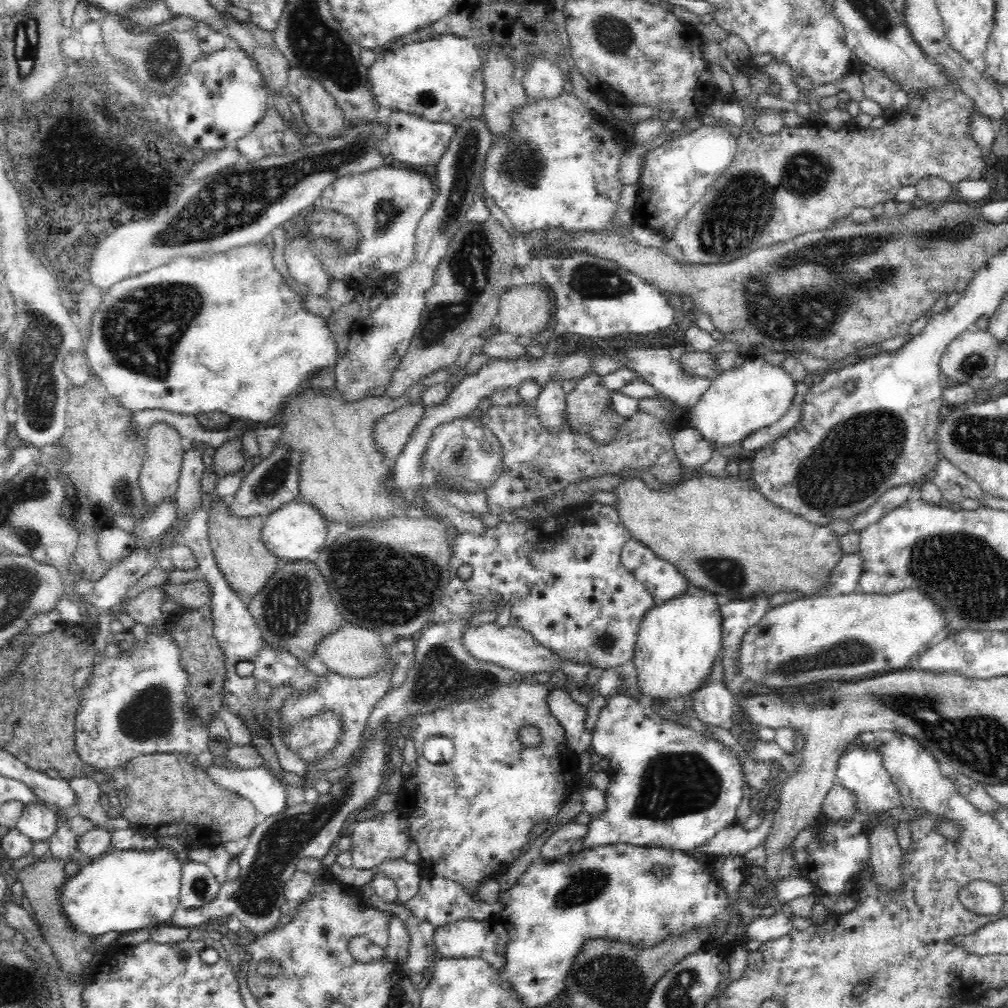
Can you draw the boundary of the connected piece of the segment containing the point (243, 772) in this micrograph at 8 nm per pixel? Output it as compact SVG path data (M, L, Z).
M216 760L205 768L205 773L218 787L248 799L264 816L274 816L286 807L285 788L265 767L234 770Z

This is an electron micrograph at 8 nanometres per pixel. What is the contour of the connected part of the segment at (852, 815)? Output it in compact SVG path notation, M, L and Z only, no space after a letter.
M836 781L825 798L821 812L825 818L835 821L838 819L849 820L851 823L856 824L858 815L854 811L854 804L857 803L856 797L856 794Z

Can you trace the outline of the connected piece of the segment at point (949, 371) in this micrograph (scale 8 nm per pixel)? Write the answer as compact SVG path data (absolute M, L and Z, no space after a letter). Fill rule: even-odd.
M966 330L959 334L947 347L940 359L940 370L946 378L958 385L968 385L972 378L988 378L995 370L999 351L999 340L988 331Z

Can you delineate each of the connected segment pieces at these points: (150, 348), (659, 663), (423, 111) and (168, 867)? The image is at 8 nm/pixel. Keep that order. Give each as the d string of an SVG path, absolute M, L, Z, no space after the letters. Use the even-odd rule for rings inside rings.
M261 241L249 246L240 246L224 253L215 253L214 255L204 256L198 259L193 257L175 257L170 263L164 264L162 266L157 266L154 269L148 270L144 274L139 274L138 276L127 278L126 280L116 282L114 286L110 287L110 290L106 294L102 295L102 300L100 306L96 308L96 312L93 318L90 319L90 324L88 327L88 338L86 338L85 352L87 353L87 360L89 361L90 369L96 374L98 381L104 385L104 388L120 403L125 409L129 411L136 412L141 410L150 409L164 409L176 414L190 414L196 415L204 412L214 412L214 410L220 410L225 414L229 414L232 419L240 420L251 420L254 423L264 423L270 420L276 412L279 410L280 404L285 400L285 398L290 394L296 392L298 385L306 379L306 376L314 372L317 372L321 368L328 368L328 366L335 366L338 360L340 360L338 346L336 346L335 338L331 334L329 327L327 326L327 320L317 316L317 314L308 311L304 305L302 305L302 297L298 293L294 293L292 288L290 288L289 281L287 281L282 274L274 267L272 247L269 241Z
M686 591L679 597L665 600L659 607L654 606L654 608L650 609L644 615L643 621L640 623L633 656L633 662L636 664L636 669L638 670L638 687L642 690L642 694L650 696L654 702L660 702L660 706L672 706L670 710L672 710L672 712L676 712L676 714L688 714L688 712L690 712L690 708L684 708L684 706L686 706L686 702L688 702L686 698L690 698L690 696L692 696L693 700L692 690L696 690L698 692L698 684L700 684L706 676L710 676L712 666L722 652L722 642L722 617L720 617L720 605L718 605L718 601L716 601L716 597L712 593L707 592L705 596L698 597L696 594L690 594Z
M445 34L438 39L412 40L379 52L374 63L367 68L367 85L383 112L400 110L430 122L445 122L458 127L462 121L477 119L481 115L485 87L482 67L479 50L472 43L459 35Z
M164 845L156 852L112 850L90 861L63 882L59 888L63 913L76 931L88 936L102 936L112 931L128 934L144 928L158 928L167 924L178 908L181 866L178 856Z

